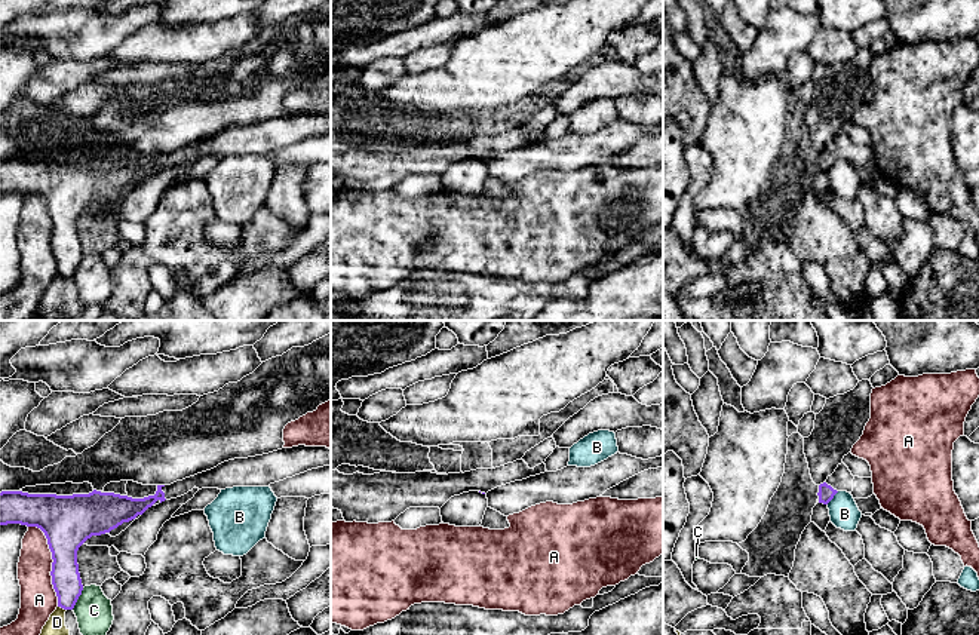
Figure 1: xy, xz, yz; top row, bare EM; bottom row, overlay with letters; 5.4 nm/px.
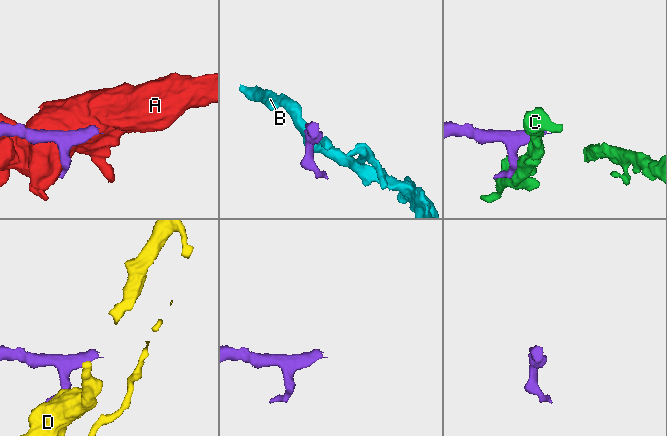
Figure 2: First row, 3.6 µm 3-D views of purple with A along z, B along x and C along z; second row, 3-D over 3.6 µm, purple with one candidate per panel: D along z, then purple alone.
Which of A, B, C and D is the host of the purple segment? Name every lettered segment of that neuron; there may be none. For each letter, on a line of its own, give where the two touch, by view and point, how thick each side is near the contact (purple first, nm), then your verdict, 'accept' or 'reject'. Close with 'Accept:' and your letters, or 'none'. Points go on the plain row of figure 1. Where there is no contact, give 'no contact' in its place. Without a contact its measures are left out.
A: xy (52, 230) | 280/200 nm | reject
B: yz (832, 165) | 90/160 nm | reject
C: xy (77, 266) | 160/200 nm | reject
D: xy (63, 275) | 160/220 nm | reject
Accept: none

